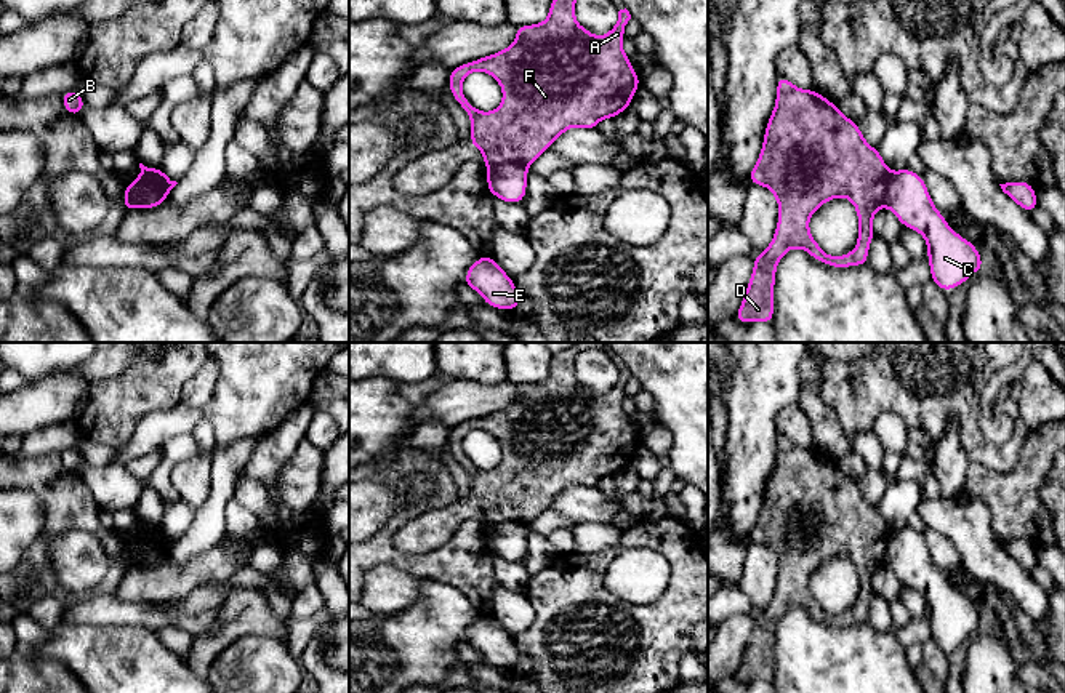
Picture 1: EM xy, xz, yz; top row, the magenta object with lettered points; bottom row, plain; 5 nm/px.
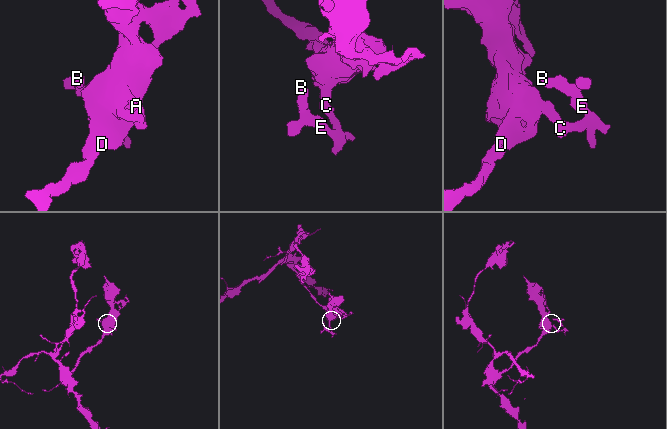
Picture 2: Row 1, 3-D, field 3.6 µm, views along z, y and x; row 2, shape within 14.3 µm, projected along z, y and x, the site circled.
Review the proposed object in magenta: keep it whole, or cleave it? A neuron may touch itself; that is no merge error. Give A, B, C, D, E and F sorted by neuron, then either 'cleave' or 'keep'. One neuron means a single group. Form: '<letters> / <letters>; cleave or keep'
A D F / B C E; cleave

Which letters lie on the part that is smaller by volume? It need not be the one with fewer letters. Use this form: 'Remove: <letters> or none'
Remove: B, C, E

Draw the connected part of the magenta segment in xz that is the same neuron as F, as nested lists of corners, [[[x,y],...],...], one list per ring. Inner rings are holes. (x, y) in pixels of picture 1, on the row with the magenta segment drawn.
[[[551,0],[548,19],[540,24],[517,26],[516,40],[509,48],[450,70],[450,93],[469,115],[469,142],[484,154],[484,165],[488,170],[506,163],[528,166],[564,131],[573,126],[596,130],[602,118],[615,118],[629,109],[641,86],[629,56],[621,48],[629,19],[629,11],[620,10],[612,30],[599,37],[577,22],[575,0]],[[476,70],[490,74],[501,85],[503,101],[496,110],[480,112],[464,96],[461,83]]]

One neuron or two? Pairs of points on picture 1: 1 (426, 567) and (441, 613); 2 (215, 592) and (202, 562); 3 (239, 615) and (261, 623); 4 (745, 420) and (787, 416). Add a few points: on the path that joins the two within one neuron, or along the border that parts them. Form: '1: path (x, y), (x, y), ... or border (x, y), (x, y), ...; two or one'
1: border (421, 578), (454, 584), (465, 597); two
2: border (199, 584), (183, 596), (164, 600); two
3: path (244, 615), (257, 618); one
4: border (798, 405), (785, 405), (775, 416), (774, 428); two

